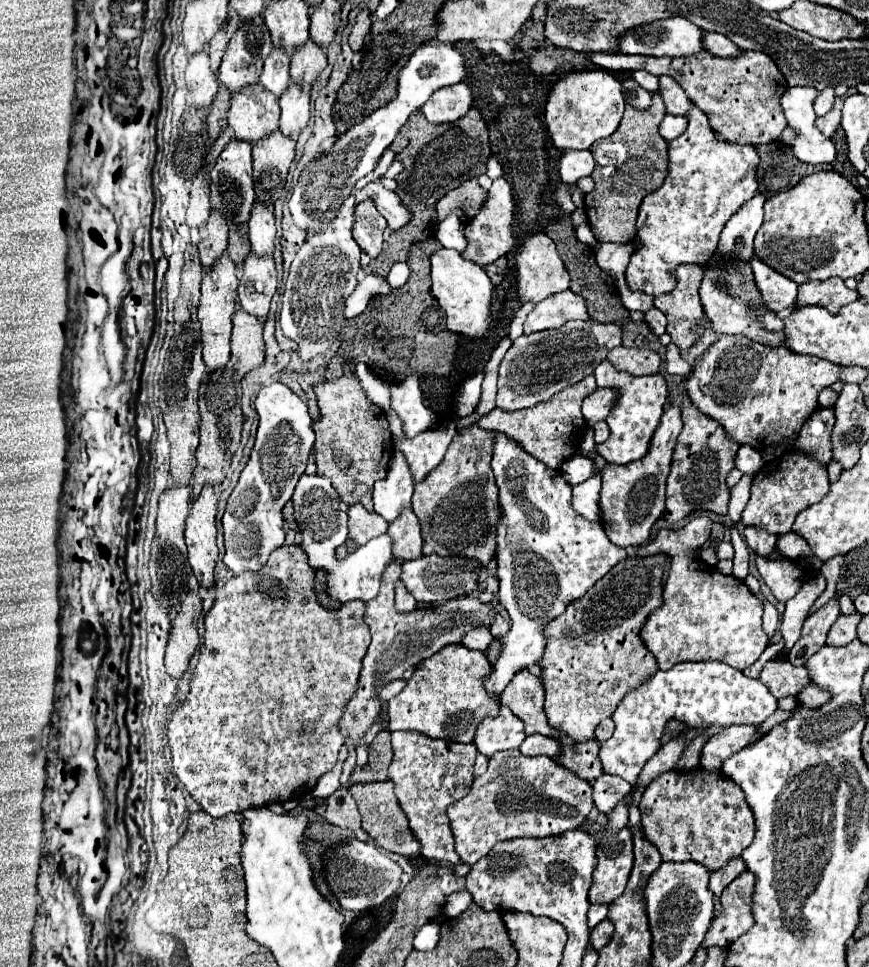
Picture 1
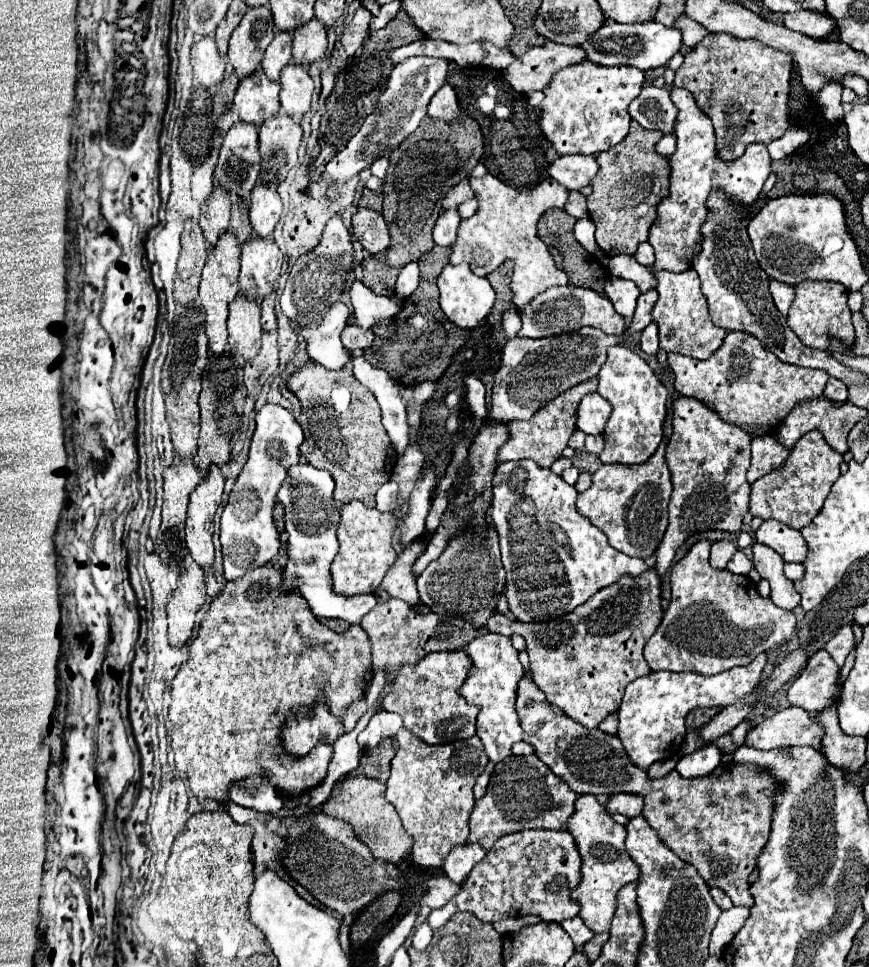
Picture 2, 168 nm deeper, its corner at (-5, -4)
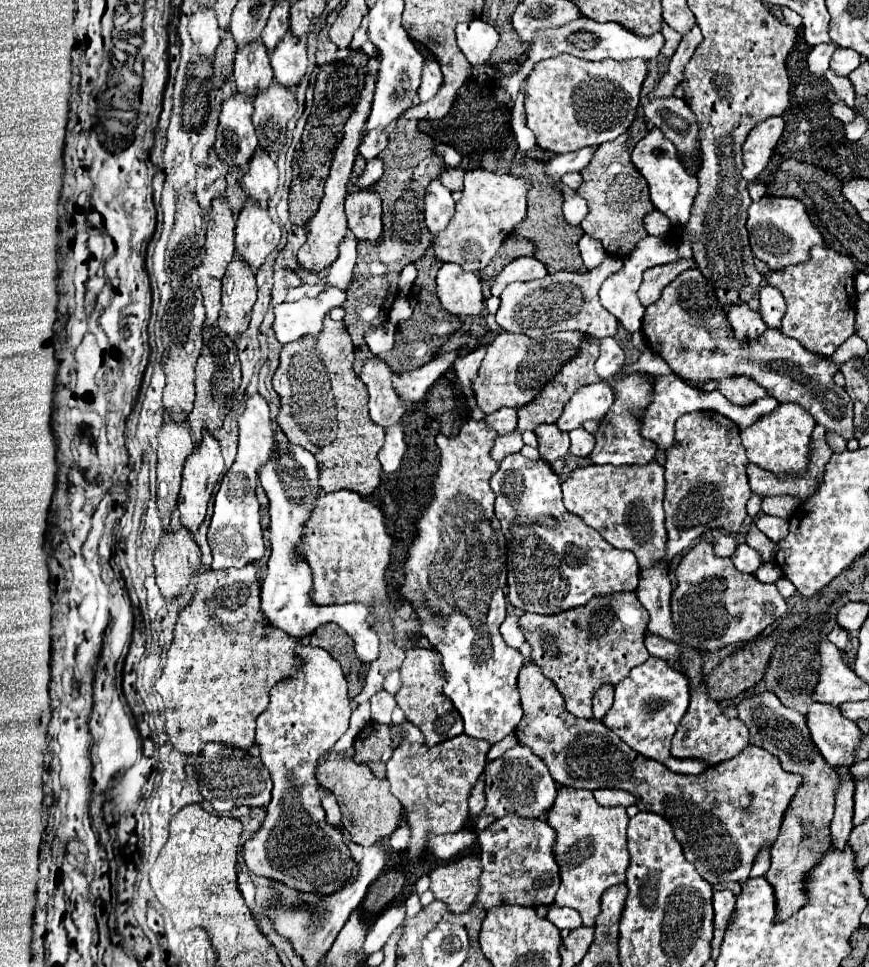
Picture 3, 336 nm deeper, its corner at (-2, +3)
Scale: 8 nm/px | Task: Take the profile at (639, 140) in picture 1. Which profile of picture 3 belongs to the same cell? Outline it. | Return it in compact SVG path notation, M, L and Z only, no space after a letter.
M637 119L635 125L631 125L631 129L623 133L623 137L617 137L615 141L601 145L595 151L593 161L581 171L583 183L577 189L577 193L587 201L589 207L587 217L581 221L583 231L589 237L601 241L609 255L617 255L621 259L627 257L627 253L637 245L639 239L647 237L643 217L655 209L649 199L647 183L631 165L631 149L635 147L635 141L639 141L643 135L647 135L647 127L641 119Z

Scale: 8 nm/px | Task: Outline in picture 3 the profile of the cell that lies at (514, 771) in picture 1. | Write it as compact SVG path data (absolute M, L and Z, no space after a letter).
M515 745L503 757L487 763L485 767L485 797L487 805L483 813L503 817L505 813L517 813L519 817L543 819L551 809L557 795L557 783L547 771L543 759L539 759L529 747Z

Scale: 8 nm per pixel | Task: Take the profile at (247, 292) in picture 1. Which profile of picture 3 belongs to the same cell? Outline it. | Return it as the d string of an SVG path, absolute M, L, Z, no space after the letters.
M247 199L237 217L235 251L253 269L259 269L265 257L279 245L281 229L273 223L267 209L253 199Z

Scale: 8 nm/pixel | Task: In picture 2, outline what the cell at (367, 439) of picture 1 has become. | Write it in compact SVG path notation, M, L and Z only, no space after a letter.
M308 362L306 366L302 366L298 372L294 372L288 380L288 388L300 398L302 402L302 414L296 418L304 428L304 444L302 444L302 456L306 456L306 460L320 470L326 470L332 474L334 482L336 482L336 490L334 490L334 498L342 504L348 504L352 500L360 500L366 506L374 508L374 496L378 492L378 488L390 480L394 462L398 458L398 454L394 452L394 448L390 446L388 434L380 422L380 408L378 402L374 400L374 394L358 384L358 380L352 374L352 366L340 370L340 372L332 372L326 370L324 366L316 364L316 362Z

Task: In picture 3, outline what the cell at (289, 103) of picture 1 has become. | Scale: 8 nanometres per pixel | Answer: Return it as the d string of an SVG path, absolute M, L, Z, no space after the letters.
M285 33L279 45L271 53L271 65L275 79L289 89L295 89L307 69L307 45L293 33Z

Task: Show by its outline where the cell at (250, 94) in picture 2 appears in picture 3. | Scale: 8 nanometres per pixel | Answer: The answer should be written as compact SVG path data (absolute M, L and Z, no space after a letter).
M261 41L247 43L235 55L235 83L237 91L255 97L255 93L263 91L271 85L273 73L269 63L267 47Z

